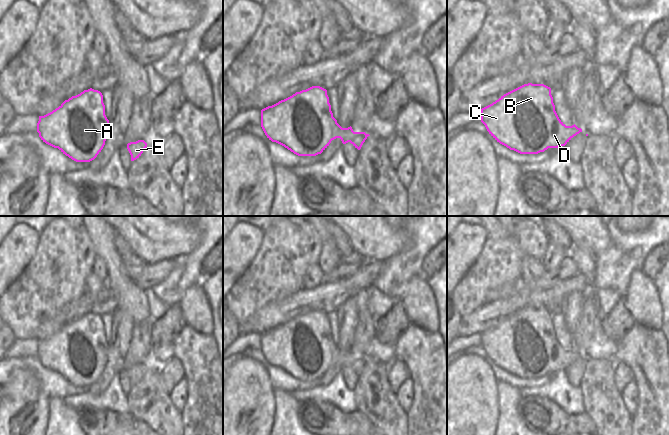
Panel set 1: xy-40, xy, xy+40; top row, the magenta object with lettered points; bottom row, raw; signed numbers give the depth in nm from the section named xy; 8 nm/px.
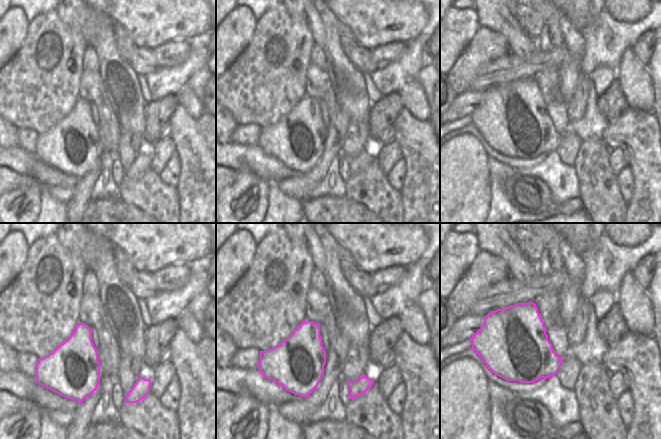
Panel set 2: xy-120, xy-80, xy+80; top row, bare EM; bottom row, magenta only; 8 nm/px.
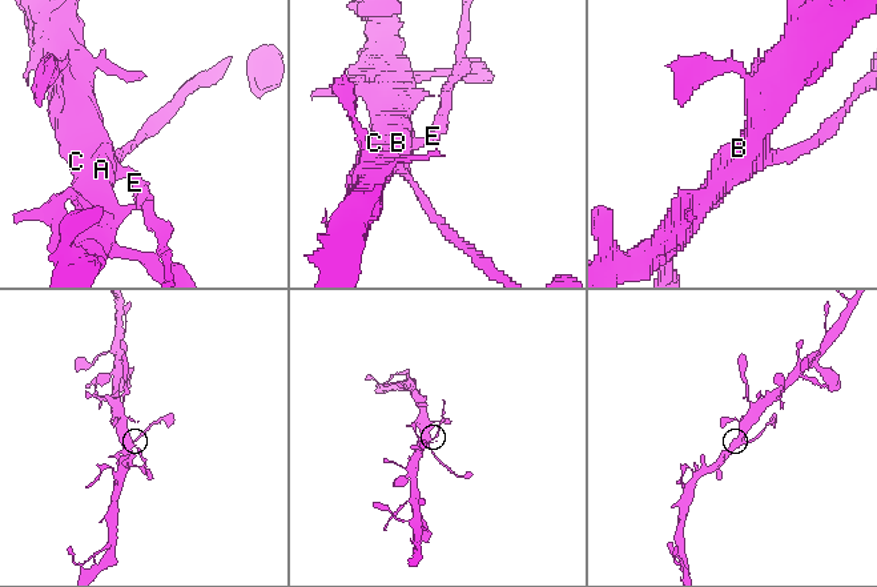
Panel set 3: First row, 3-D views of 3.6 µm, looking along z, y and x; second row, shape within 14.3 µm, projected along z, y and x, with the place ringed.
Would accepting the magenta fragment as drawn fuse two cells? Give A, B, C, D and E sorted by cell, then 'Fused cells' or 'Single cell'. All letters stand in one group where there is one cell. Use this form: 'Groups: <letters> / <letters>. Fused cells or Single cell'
Groups: A B C D E. Single cell.

